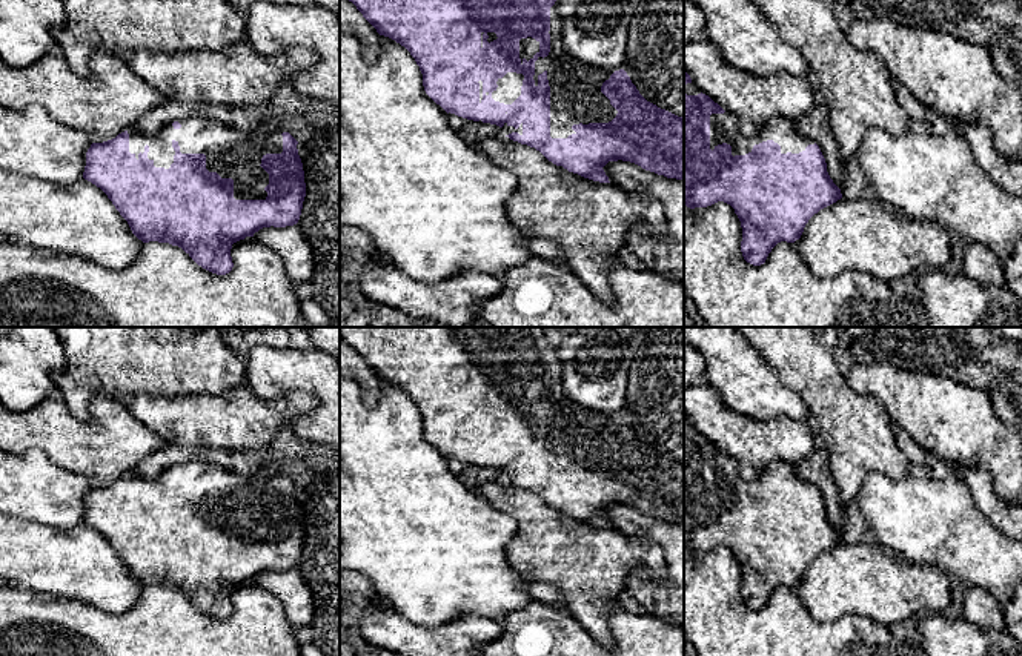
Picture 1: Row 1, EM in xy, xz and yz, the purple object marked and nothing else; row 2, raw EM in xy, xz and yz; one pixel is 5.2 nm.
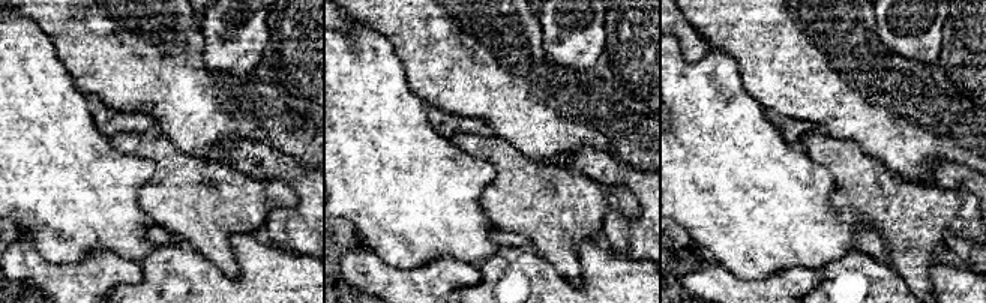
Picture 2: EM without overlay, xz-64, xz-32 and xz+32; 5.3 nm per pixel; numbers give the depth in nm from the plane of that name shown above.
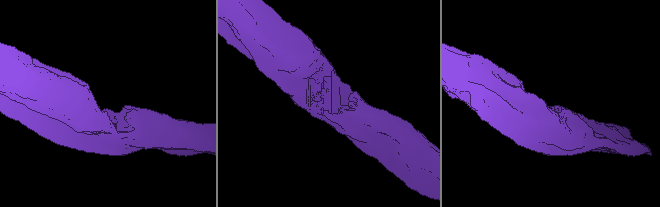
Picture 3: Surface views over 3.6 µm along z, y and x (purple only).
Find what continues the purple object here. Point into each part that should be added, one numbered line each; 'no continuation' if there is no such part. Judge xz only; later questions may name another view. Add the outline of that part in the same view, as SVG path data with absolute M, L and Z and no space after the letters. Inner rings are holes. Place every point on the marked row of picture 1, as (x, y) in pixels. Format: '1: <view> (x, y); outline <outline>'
1: xz (575, 88); outline M556 2L550 8L550 52L547 57L538 57L535 61L535 86L538 86L538 75L547 72L550 86L550 137L567 138L576 134L573 124L609 123L618 111L610 104L610 100L601 92L601 86L615 71L604 71L596 66L584 65L570 57L562 43L561 18L558 15Z

